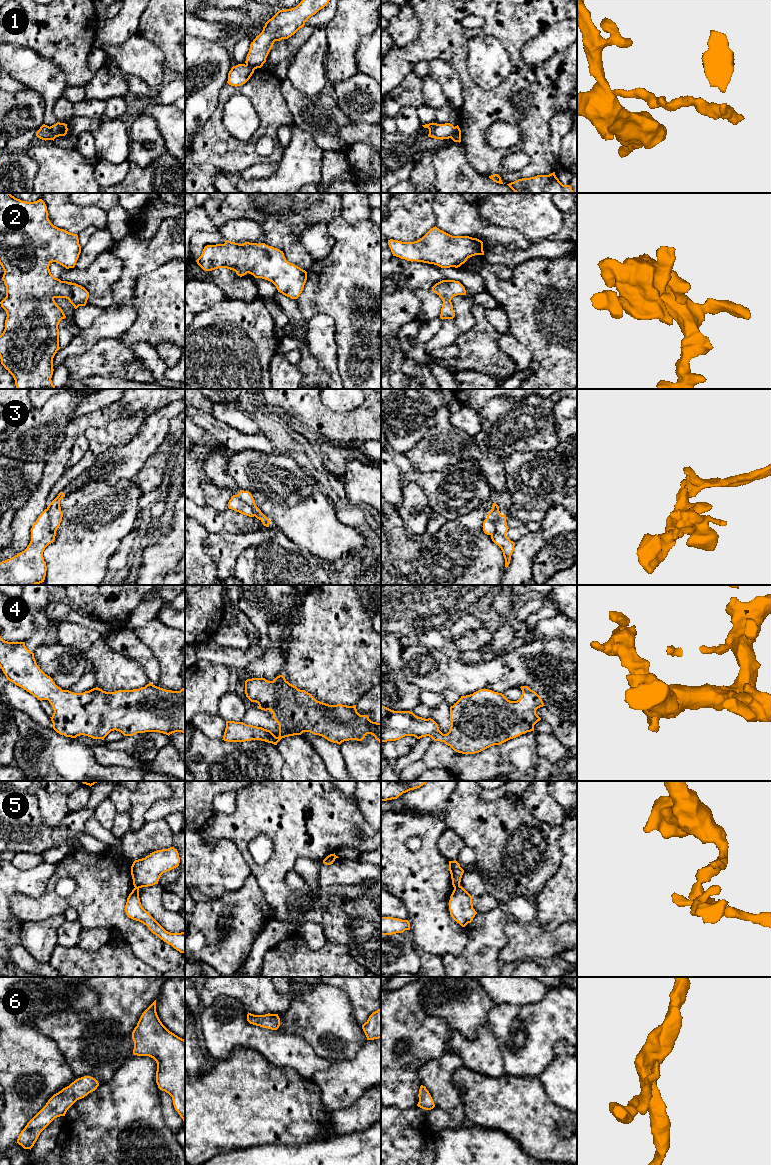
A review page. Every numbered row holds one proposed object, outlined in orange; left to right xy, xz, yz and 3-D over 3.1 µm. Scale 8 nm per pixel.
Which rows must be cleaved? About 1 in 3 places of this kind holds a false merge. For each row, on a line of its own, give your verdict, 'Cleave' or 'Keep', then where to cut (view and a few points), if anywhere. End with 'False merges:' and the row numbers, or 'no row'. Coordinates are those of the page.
1: Cleave. Split along yz (454, 127), (449, 137)
2: Keep. No split
3: Cleave. Split along xy (47, 508), (50, 528), (55, 532)
4: Keep. No split
5: Cleave. Split along yz (459, 884), (454, 888)
6: Keep. No split
False merges: 1, 3, 5

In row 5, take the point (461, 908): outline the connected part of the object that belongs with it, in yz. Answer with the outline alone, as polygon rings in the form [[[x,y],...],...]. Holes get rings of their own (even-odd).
[[[460,885],[454,888],[450,896],[450,915],[462,927],[471,923],[477,914],[473,908],[472,899],[473,897]]]

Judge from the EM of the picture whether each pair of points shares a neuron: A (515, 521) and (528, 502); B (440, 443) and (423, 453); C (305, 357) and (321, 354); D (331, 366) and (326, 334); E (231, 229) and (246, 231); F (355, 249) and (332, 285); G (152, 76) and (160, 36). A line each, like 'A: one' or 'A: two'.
A: two
B: one
C: two
D: one
E: one
F: one
G: two

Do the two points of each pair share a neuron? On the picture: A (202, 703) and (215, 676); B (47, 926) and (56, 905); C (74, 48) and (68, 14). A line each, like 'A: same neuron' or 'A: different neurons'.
A: same neuron
B: different neurons
C: same neuron

